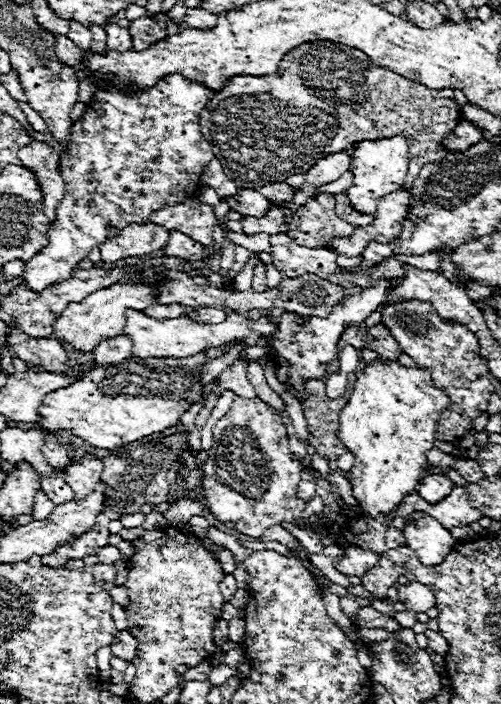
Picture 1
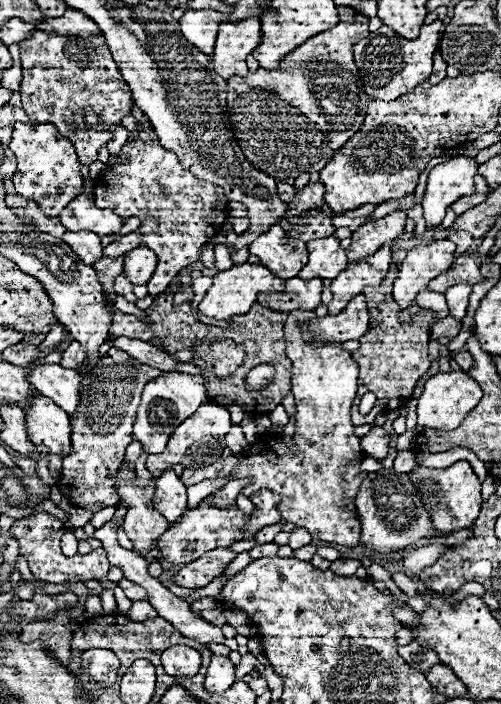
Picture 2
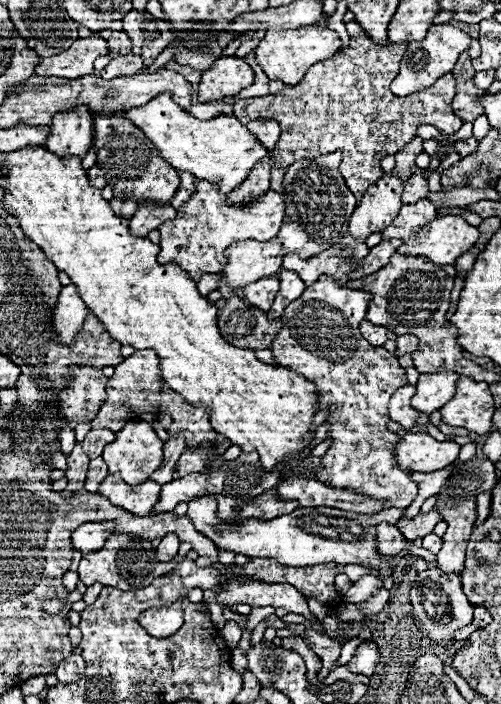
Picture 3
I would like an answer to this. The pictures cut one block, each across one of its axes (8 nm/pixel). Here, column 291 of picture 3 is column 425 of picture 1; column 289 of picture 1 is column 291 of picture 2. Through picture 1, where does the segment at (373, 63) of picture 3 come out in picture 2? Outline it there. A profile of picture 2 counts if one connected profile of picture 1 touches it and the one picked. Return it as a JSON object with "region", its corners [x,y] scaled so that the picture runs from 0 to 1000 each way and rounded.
{"region":[[[675,9],[675,26],[679,31],[667,40],[631,48],[627,54],[583,71],[583,77],[567,82],[559,97],[515,97],[507,105],[455,114],[451,153],[459,162],[455,170],[463,176],[471,202],[479,205],[487,222],[495,224],[495,230],[503,230],[503,236],[551,256],[639,244],[655,233],[655,224],[663,224],[663,216],[679,213],[687,202],[695,202],[695,196],[703,196],[703,190],[719,185],[727,173],[739,139],[723,131],[715,97],[703,82],[703,65],[739,48],[735,26],[695,9]]]}

